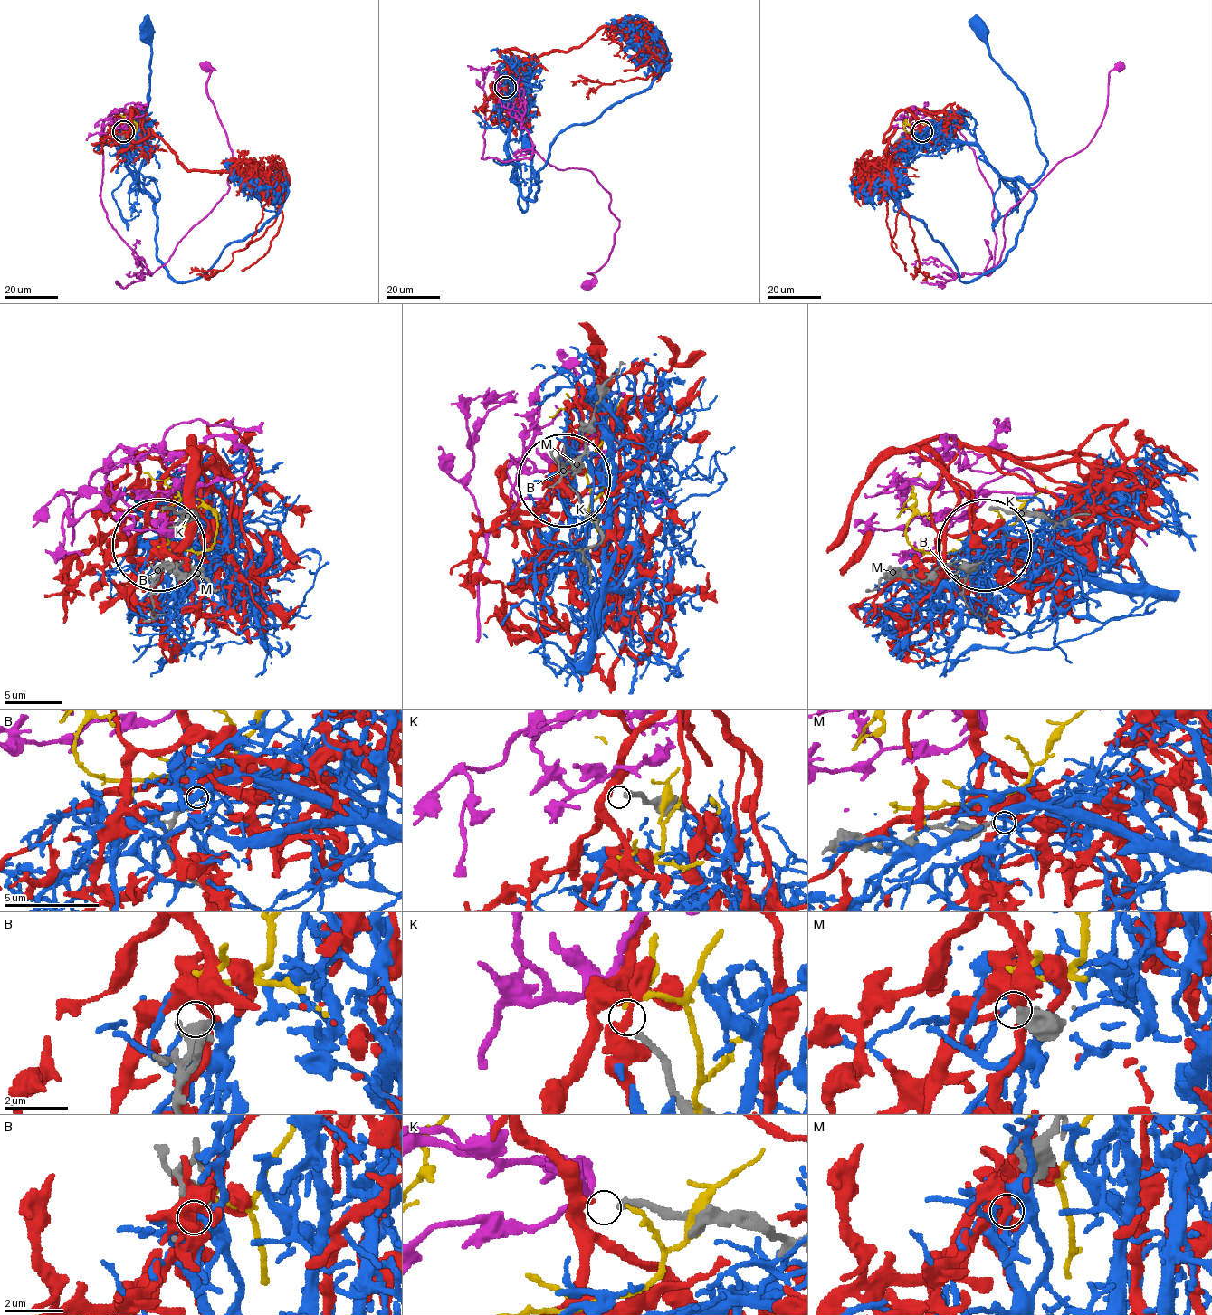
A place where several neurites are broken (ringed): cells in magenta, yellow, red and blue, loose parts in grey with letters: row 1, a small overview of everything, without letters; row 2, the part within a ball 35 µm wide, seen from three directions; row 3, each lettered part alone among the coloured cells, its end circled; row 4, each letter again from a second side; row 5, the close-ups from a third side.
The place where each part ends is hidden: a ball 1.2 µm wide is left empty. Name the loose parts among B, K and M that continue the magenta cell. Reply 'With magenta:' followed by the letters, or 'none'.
With magenta: none

